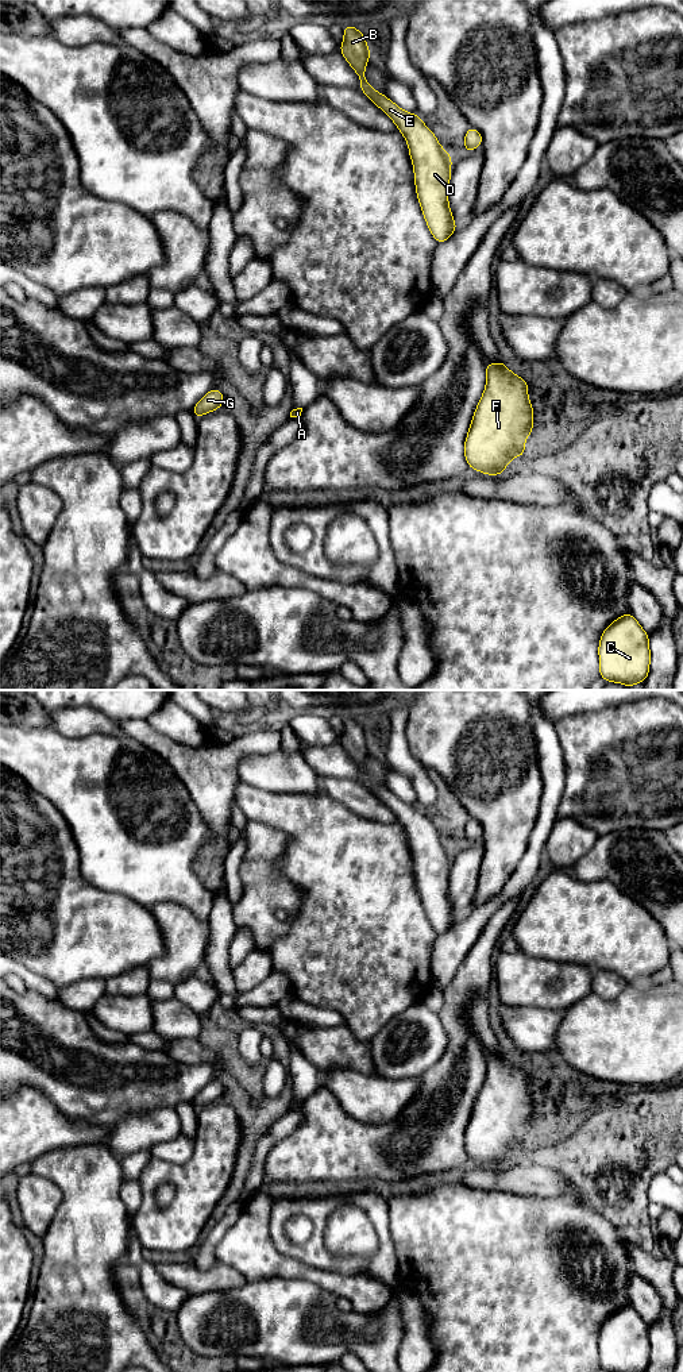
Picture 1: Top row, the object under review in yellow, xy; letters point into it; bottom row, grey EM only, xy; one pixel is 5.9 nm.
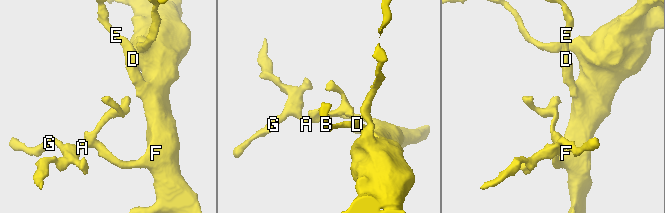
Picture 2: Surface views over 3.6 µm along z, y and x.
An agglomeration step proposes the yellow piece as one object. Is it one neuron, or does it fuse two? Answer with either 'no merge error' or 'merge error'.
no merge error

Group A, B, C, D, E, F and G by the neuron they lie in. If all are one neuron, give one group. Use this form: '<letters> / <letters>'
A B C D E F G

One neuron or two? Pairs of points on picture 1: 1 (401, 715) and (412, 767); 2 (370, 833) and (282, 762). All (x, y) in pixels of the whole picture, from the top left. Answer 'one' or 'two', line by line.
1: one
2: two

